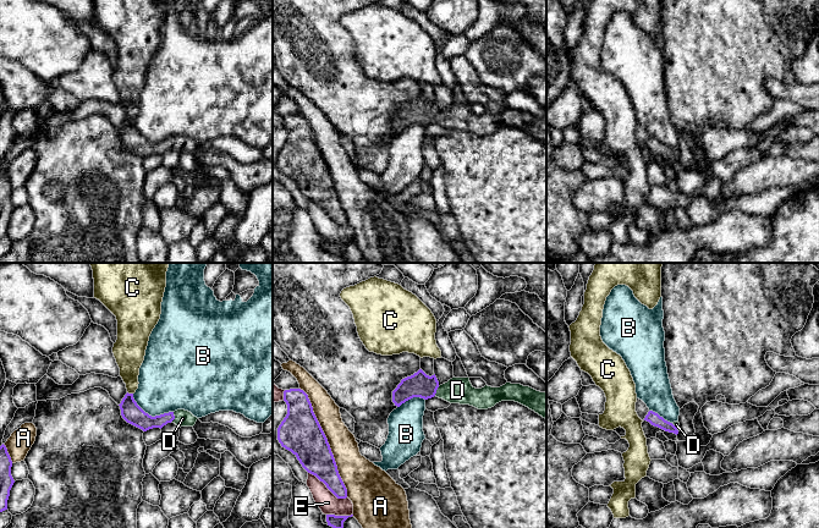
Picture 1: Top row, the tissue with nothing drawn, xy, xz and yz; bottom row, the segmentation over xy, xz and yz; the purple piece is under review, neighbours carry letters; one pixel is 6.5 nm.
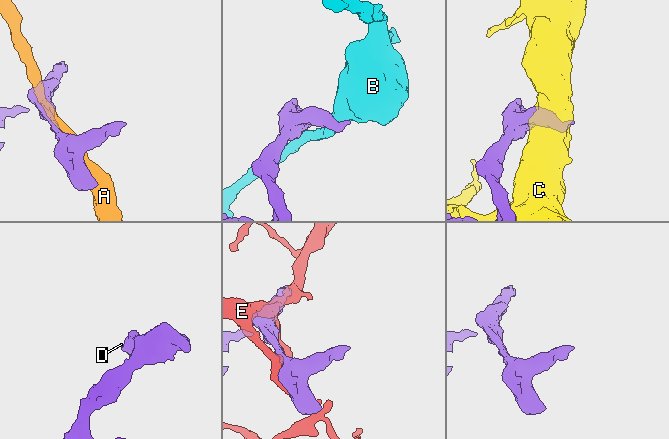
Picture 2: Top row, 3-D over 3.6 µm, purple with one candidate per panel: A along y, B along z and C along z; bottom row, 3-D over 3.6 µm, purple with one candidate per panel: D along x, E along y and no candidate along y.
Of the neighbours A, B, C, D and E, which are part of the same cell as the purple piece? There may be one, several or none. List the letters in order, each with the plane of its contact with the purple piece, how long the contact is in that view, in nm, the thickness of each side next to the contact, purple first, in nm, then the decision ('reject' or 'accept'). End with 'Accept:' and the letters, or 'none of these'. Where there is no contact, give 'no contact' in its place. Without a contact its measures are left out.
A: contact in xz; length 800 nm; calibres 280 and 220 nm; reject
B: contact in xy; length 300 nm; calibres 140 and 380 nm; reject
C: contact in xy; length 40 nm; calibres 140 and 190 nm; reject
D: contact in xy; length 70 nm; calibres 120 and 110 nm; accept
E: contact in xz; length 300 nm; calibres 220 and 140 nm; reject
Accept: D

